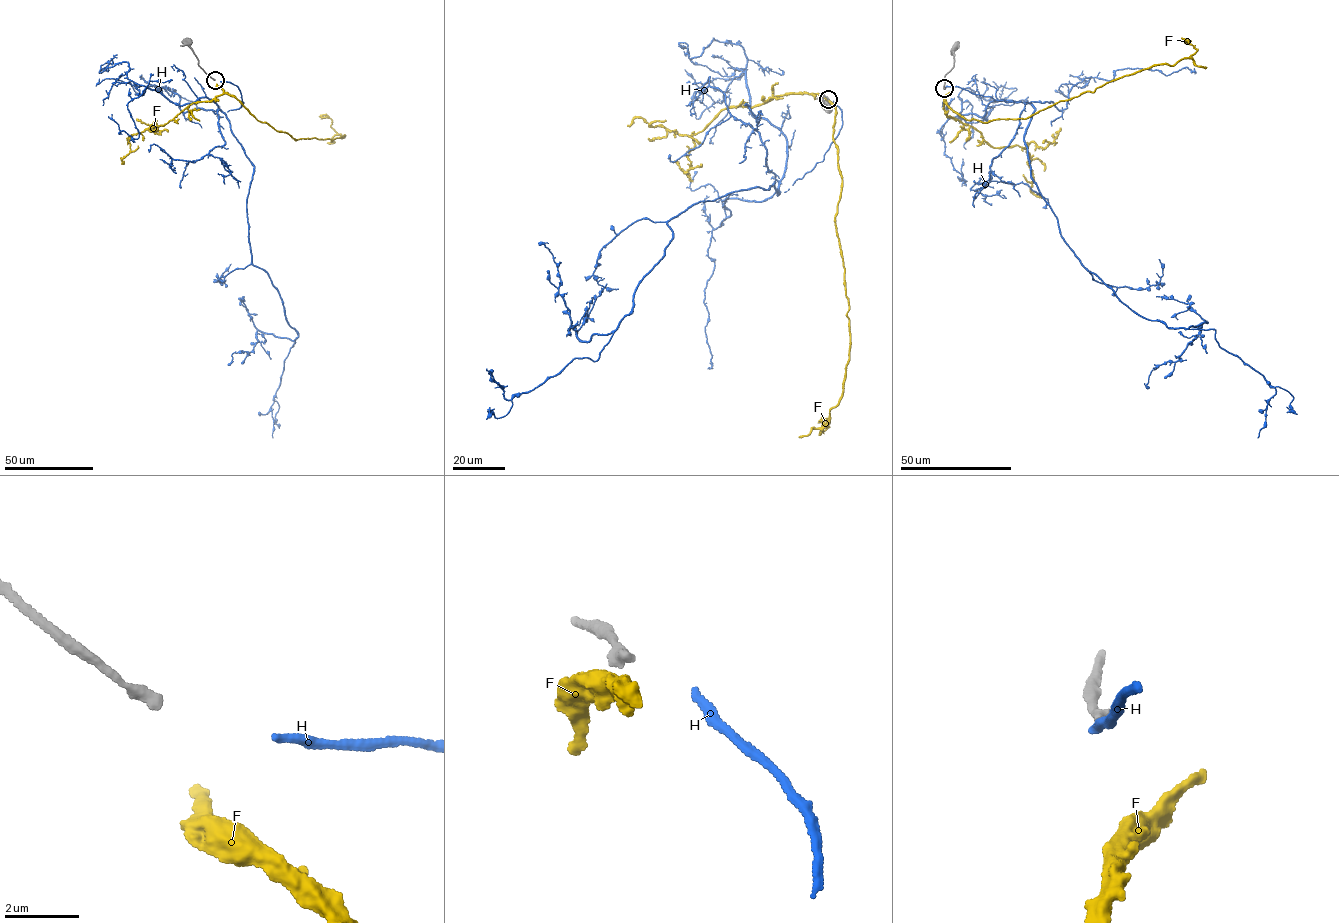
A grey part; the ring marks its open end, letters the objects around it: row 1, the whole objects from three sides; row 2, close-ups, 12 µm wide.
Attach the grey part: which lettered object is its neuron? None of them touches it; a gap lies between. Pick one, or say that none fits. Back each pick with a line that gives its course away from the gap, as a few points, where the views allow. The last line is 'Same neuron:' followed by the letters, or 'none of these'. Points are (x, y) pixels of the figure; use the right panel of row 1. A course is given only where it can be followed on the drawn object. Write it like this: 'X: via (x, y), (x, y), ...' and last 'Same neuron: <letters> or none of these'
Same neuron: none of these

